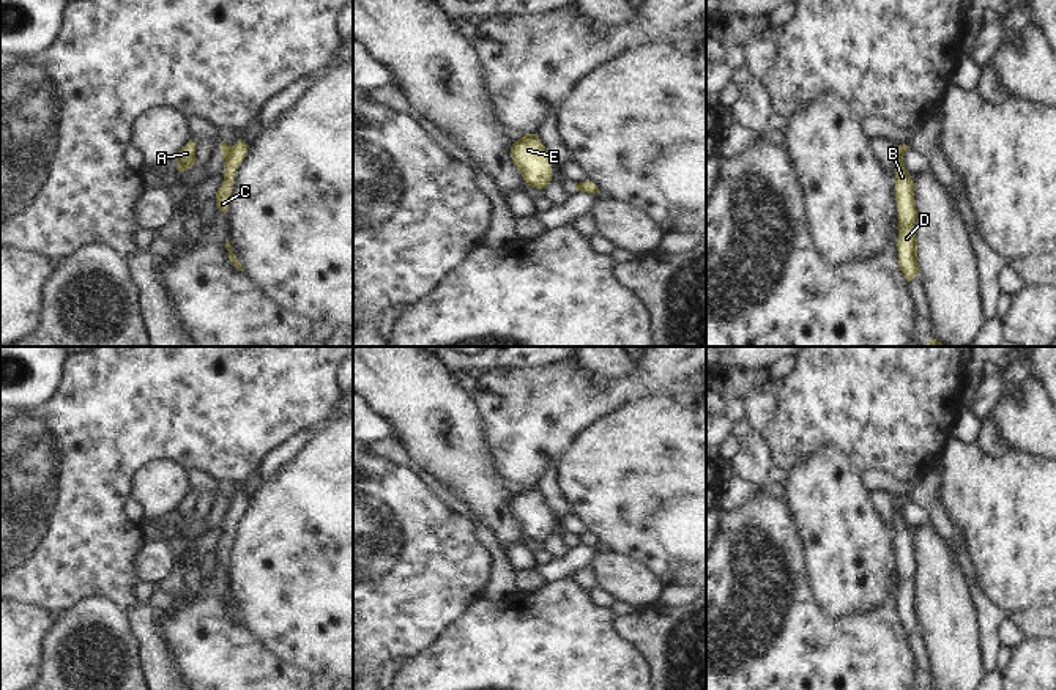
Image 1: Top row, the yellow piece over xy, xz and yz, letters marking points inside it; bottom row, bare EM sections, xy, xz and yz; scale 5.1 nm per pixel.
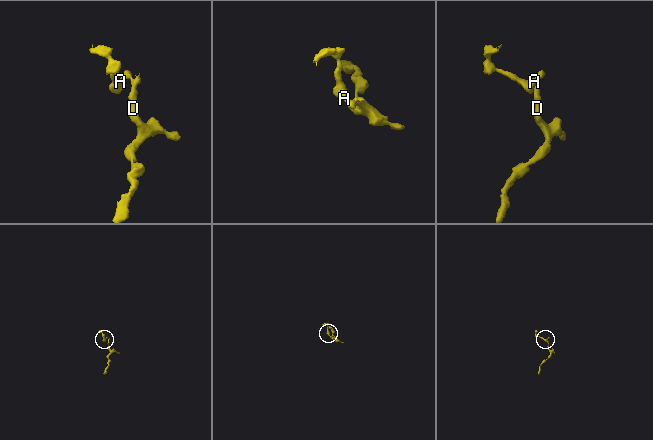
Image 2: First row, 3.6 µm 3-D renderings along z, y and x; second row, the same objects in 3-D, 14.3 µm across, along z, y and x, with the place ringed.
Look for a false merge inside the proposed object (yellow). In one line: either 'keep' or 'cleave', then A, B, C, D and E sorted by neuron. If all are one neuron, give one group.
cleave; A E / B C D

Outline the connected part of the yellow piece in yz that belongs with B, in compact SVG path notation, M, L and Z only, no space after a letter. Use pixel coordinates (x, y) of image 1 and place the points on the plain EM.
M895 510L895 553L898 559L898 618L903 630L911 635L920 625L917 619L917 592L914 583L917 562L914 534L900 510Z

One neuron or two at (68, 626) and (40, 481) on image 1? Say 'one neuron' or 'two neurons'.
two neurons

